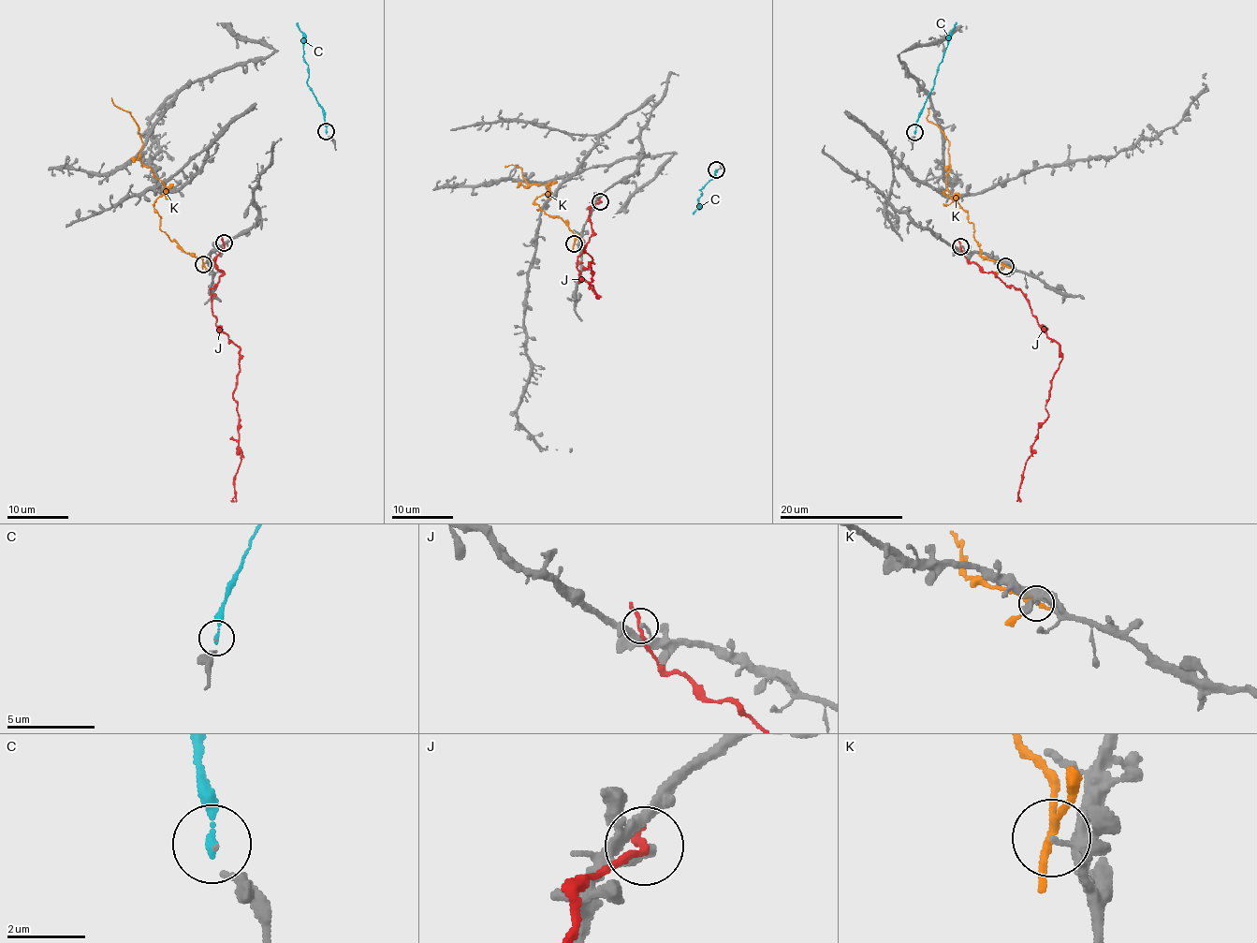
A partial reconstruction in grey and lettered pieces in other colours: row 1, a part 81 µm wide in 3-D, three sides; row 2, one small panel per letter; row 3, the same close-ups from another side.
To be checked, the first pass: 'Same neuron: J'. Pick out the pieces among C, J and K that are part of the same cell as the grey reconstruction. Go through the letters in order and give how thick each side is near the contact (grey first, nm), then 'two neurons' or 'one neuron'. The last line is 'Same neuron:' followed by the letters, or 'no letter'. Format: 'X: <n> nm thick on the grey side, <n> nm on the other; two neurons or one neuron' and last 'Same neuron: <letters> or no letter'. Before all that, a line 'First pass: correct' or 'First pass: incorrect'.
First pass: incorrect
C: 80 nm thick on the grey side, 200 nm on the other; one neuron
J: 200 nm thick on the grey side, 180 nm on the other; two neurons
K: 170 nm thick on the grey side, 180 nm on the other; two neurons
Same neuron: C

